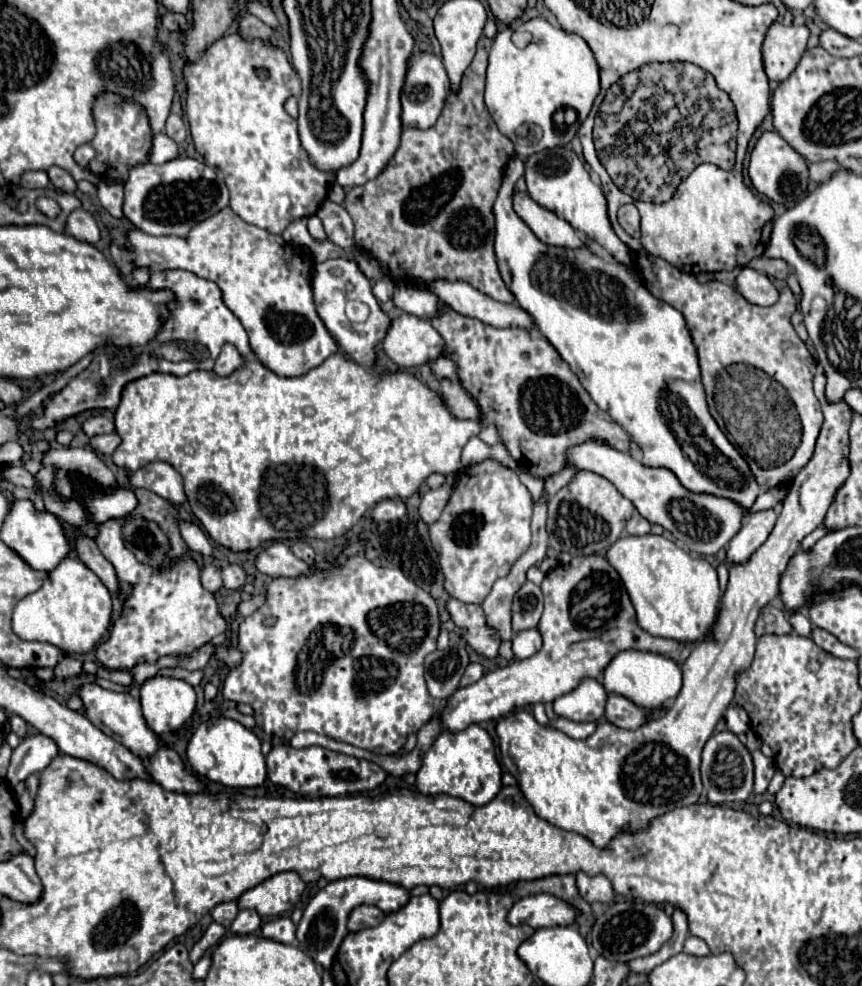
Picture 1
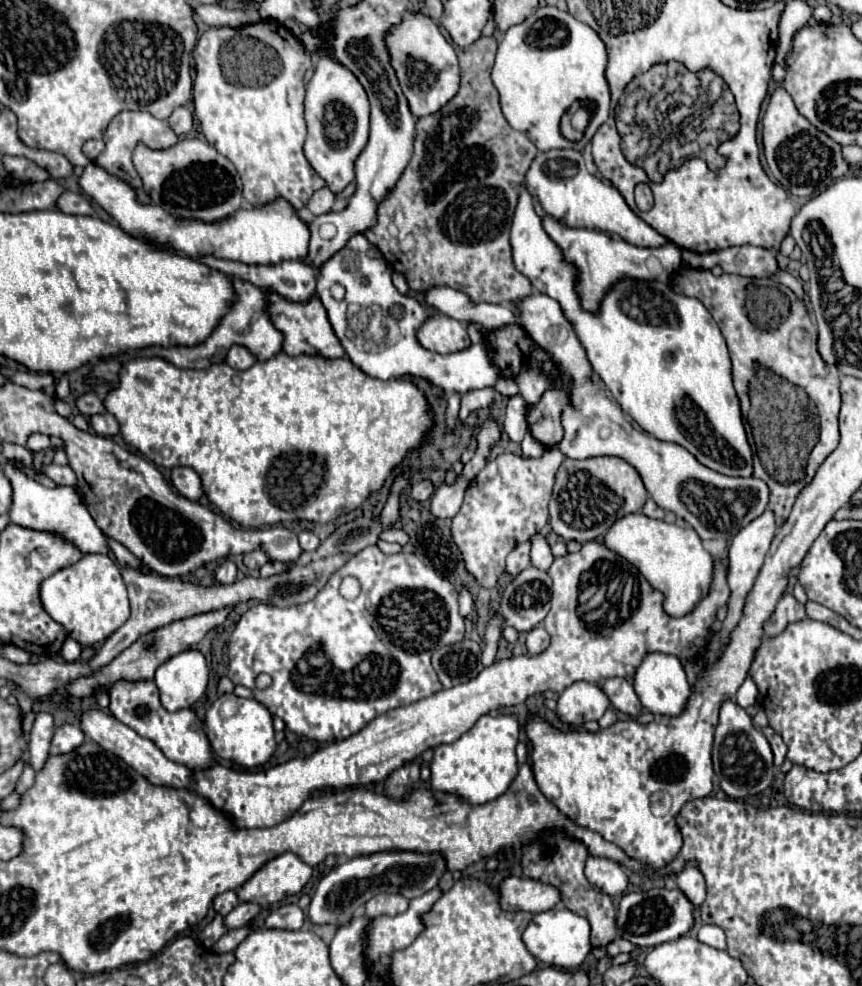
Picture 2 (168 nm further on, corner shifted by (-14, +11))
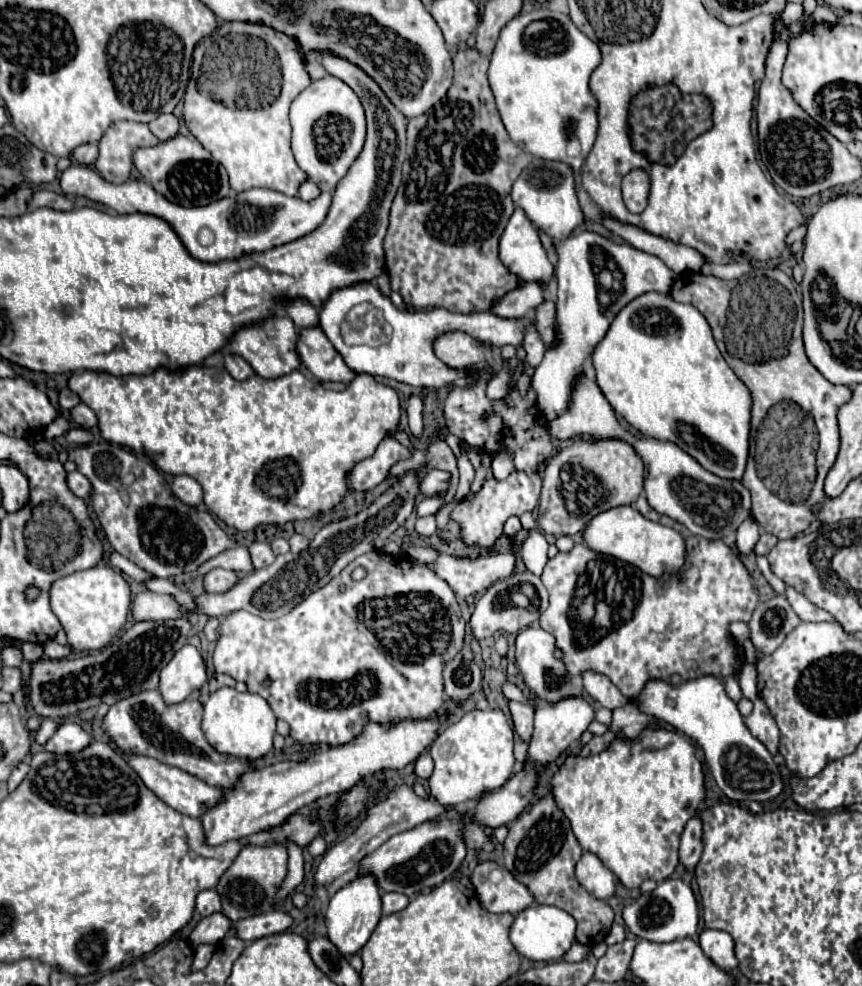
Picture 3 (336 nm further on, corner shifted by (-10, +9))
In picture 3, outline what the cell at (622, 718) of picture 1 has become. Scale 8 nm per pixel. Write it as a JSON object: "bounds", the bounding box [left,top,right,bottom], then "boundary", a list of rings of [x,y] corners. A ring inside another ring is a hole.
{"bounds":[582,671,628,709],"boundary":[[[588,671],[582,677],[584,677],[584,691],[594,703],[606,709],[618,709],[628,703],[628,697],[624,697],[622,691],[606,675]]]}

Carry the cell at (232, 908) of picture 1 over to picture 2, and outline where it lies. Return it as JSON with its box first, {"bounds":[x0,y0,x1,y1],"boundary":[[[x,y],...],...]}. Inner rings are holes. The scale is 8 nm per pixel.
{"bounds":[212,891,240,915],"boundary":[[[224,891],[224,893],[220,893],[220,895],[214,897],[212,907],[214,907],[214,911],[216,911],[218,915],[226,915],[226,913],[230,913],[230,909],[234,909],[234,905],[238,905],[238,903],[240,903],[240,901],[238,901],[238,897],[236,897],[236,891]]]}

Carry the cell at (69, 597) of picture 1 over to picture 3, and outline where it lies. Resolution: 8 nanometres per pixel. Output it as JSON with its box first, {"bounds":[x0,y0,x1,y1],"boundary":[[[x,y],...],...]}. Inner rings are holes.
{"bounds":[50,561,130,653],"boundary":[[[100,561],[90,569],[66,575],[54,581],[50,587],[50,607],[60,619],[70,647],[78,653],[96,651],[108,645],[110,639],[122,629],[130,611],[130,601],[128,583],[106,561]]]}

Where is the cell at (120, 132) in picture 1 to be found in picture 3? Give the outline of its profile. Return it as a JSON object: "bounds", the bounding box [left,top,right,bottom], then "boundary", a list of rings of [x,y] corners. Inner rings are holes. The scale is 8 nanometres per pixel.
{"bounds":[94,123,158,183],"boundary":[[[112,123],[100,139],[100,157],[94,163],[94,169],[110,183],[124,183],[130,179],[132,151],[136,147],[152,147],[158,143],[158,137],[152,135],[146,123]]]}

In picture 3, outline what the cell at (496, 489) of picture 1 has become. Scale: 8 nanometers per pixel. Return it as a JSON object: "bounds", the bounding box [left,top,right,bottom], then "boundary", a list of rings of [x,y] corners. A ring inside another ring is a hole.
{"bounds":[452,471,542,549],"boundary":[[[512,471],[502,481],[498,481],[494,475],[488,475],[480,491],[474,493],[472,497],[462,499],[452,511],[452,521],[456,521],[460,527],[460,539],[468,547],[484,547],[484,549],[494,547],[494,543],[498,543],[498,539],[502,537],[506,519],[514,515],[520,517],[526,511],[532,513],[538,507],[540,489],[542,489],[542,477],[538,471],[534,471],[534,475],[526,475],[526,471]]]}

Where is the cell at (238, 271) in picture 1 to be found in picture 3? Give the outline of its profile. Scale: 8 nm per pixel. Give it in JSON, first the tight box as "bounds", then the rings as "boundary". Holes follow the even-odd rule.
{"bounds":[296,327,354,383],"boundary":[[[304,327],[296,341],[296,353],[304,369],[308,369],[318,381],[342,381],[348,383],[354,371],[346,367],[342,355],[332,347],[320,327]]]}

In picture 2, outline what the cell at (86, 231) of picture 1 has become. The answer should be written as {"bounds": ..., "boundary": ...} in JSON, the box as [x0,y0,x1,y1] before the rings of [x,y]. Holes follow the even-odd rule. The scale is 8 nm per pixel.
{"bounds":[56,191,92,215],"boundary":[[[64,191],[64,193],[58,197],[56,207],[58,207],[62,213],[70,213],[70,215],[92,215],[90,201],[88,201],[84,195],[80,195],[80,193]]]}

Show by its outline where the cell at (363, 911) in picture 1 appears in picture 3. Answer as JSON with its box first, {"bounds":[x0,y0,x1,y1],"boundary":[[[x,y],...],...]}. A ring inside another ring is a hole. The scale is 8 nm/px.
{"bounds":[382,893,408,915],"boundary":[[[384,893],[382,895],[382,913],[384,915],[398,913],[398,911],[406,909],[406,905],[408,905],[408,897],[402,893]]]}

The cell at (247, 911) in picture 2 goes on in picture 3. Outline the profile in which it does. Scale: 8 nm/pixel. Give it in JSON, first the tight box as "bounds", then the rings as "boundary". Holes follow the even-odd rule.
{"bounds":[190,913,232,947],"boundary":[[[222,913],[208,915],[208,917],[204,917],[196,925],[196,929],[190,935],[190,941],[192,941],[194,947],[202,945],[202,943],[216,945],[216,943],[220,943],[226,937],[226,933],[230,931],[230,927],[232,927],[232,921],[226,915],[222,915]]]}

